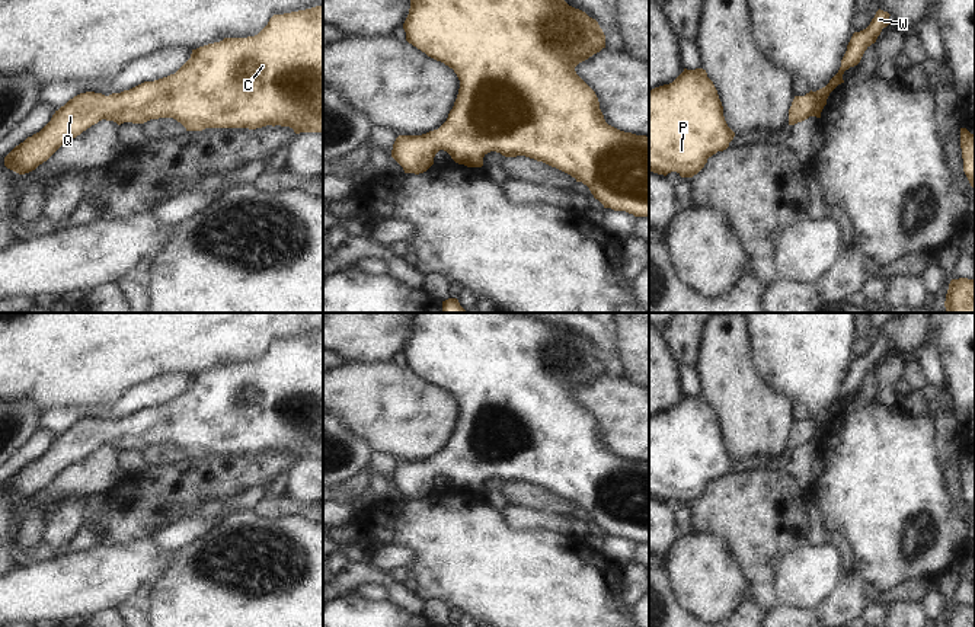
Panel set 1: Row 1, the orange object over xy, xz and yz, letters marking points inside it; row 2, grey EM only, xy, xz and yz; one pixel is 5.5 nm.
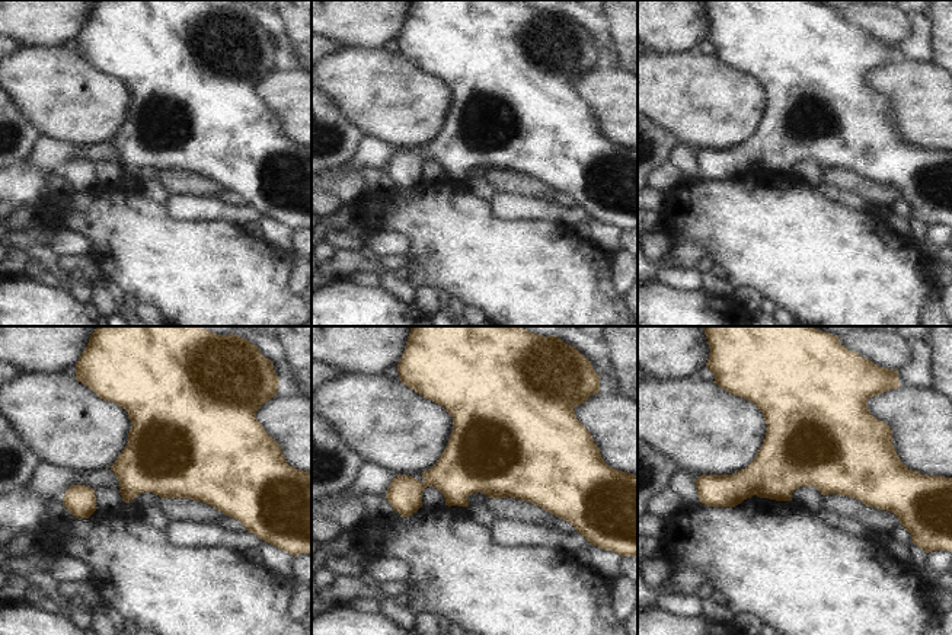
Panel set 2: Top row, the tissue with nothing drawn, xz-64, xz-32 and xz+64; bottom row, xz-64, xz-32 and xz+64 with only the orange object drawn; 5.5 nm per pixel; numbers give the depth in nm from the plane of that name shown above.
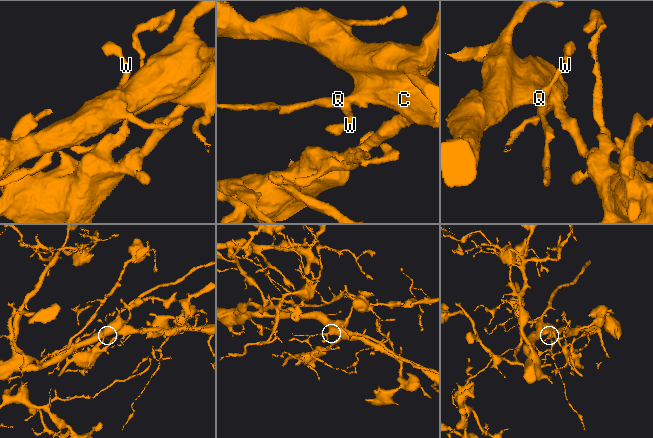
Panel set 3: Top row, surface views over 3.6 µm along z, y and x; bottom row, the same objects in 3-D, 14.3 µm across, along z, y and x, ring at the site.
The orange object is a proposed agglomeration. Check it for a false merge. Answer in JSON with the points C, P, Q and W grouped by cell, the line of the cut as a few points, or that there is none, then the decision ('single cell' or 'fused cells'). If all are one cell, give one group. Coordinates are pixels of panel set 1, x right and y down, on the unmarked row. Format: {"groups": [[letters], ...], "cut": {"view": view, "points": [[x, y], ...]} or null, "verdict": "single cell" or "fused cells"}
{"groups": [["C", "P", "Q", "W"]], "cut": null, "verdict": "single cell"}

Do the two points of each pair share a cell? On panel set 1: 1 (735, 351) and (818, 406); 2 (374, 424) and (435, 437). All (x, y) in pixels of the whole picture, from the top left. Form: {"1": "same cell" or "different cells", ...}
{"1": "different cells", "2": "same cell"}

